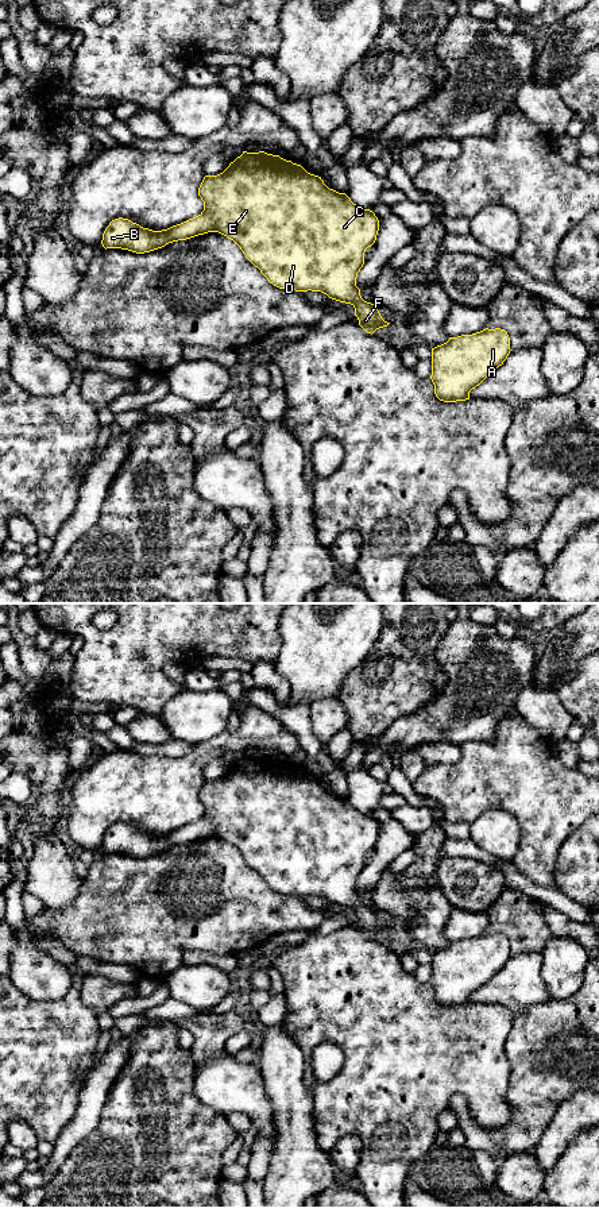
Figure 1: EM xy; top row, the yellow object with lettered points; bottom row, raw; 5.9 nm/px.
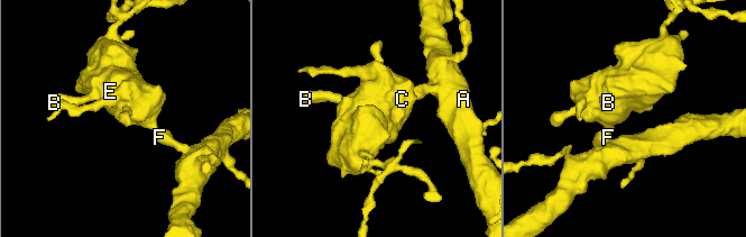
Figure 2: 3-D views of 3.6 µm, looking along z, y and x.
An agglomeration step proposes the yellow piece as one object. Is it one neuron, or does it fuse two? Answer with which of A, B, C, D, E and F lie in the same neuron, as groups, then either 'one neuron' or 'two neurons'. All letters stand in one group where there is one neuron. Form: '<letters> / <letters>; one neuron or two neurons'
A B C D E F; one neuron

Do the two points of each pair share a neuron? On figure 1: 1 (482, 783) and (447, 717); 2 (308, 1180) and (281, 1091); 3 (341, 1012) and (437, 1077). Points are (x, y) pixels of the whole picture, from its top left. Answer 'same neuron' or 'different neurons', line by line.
1: different neurons
2: same neuron
3: same neuron

